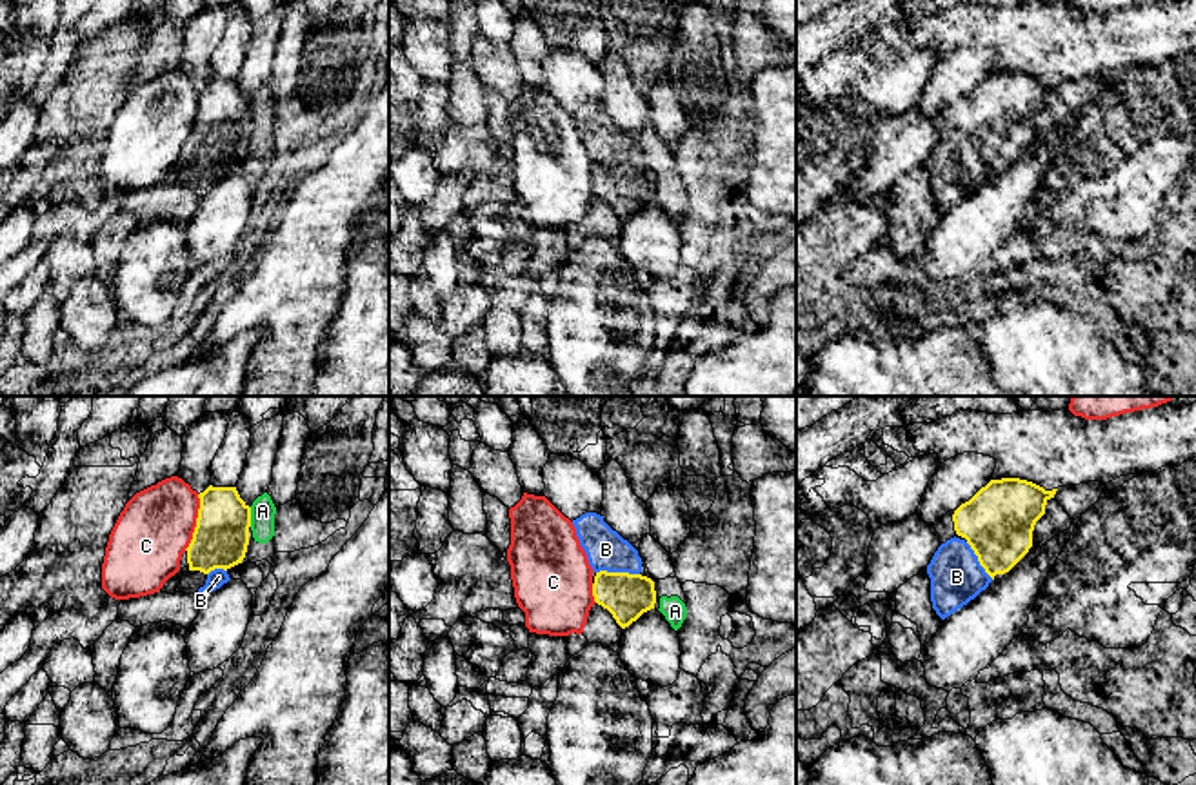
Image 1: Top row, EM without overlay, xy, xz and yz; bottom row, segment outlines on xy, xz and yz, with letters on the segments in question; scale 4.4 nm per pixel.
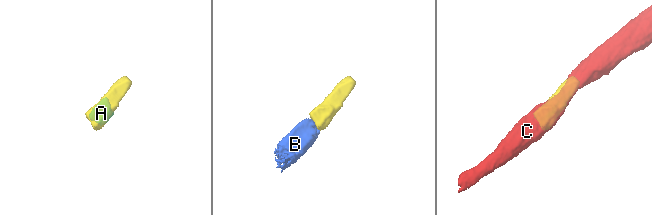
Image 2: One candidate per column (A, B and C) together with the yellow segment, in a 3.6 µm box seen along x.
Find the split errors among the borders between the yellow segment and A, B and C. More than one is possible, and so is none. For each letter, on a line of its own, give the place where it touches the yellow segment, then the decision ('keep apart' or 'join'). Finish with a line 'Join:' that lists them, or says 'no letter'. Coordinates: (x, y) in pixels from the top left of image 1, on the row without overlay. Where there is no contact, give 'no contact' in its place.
A: meets yellow in xy at (249, 109); keep apart
B: meets yellow in xz at (618, 166); join
C: meets yellow in xy at (197, 115); keep apart
Join: B

